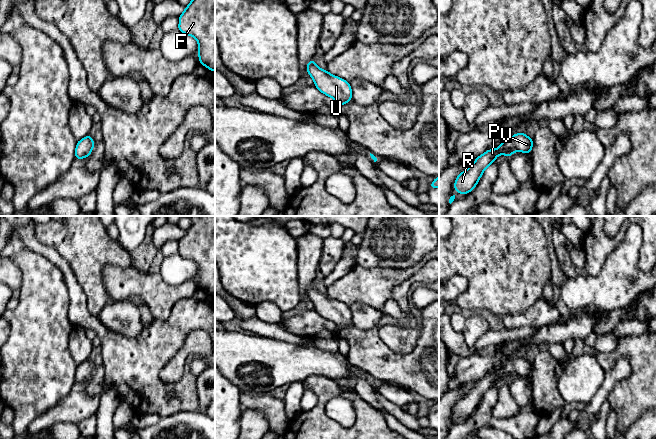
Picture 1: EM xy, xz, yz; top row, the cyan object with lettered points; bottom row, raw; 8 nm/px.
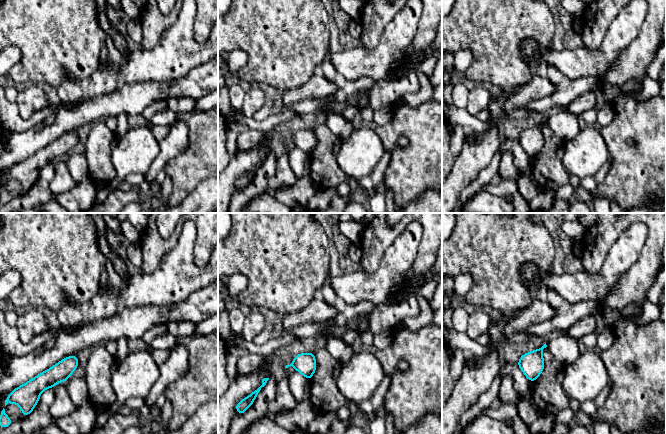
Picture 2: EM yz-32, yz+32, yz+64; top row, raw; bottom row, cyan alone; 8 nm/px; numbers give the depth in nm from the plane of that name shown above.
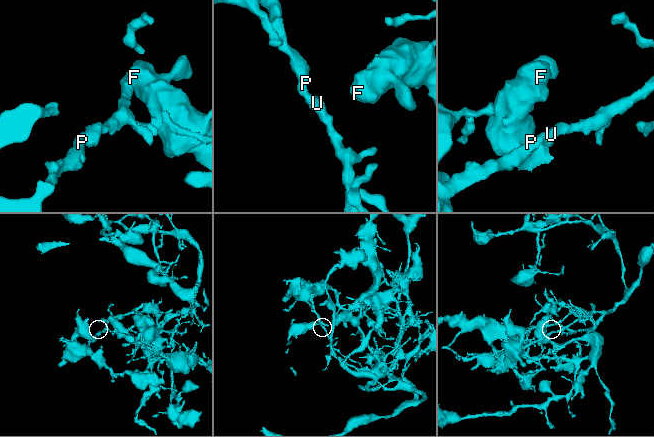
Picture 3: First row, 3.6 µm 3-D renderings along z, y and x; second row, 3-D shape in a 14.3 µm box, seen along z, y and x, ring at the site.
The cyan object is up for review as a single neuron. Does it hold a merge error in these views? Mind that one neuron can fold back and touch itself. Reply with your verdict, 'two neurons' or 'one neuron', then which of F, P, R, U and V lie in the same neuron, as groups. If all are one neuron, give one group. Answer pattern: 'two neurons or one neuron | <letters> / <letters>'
one neuron | F P R U V

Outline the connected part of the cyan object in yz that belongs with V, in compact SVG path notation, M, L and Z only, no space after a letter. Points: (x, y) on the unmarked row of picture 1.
M517 357L507 362L497 373L489 373L476 382L473 388L466 394L461 396L454 407L455 415L459 415L460 419L471 416L480 404L485 393L495 386L499 378L506 379L508 382L515 376L529 377L533 371L533 363L529 362L525 357Z

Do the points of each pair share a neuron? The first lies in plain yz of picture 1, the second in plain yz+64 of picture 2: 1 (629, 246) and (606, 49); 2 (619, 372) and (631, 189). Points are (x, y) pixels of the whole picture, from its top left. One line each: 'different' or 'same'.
1: same
2: different

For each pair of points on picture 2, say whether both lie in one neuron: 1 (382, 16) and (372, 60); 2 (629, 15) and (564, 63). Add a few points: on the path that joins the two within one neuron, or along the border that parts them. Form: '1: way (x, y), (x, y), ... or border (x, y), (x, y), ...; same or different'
1: border (386, 26), (375, 47), (362, 46); different
2: way (620, 34), (616, 41), (595, 62), (583, 62); same

